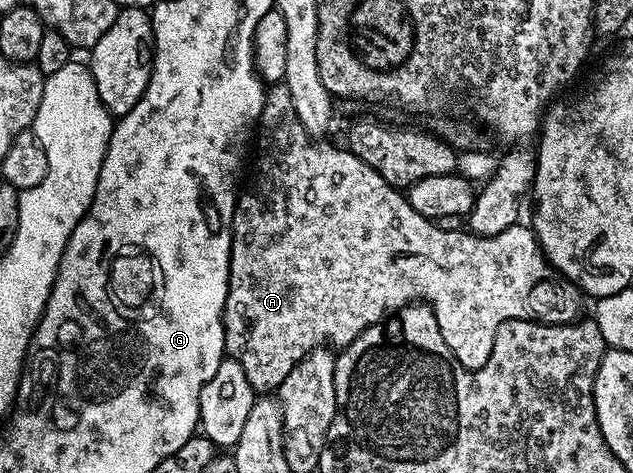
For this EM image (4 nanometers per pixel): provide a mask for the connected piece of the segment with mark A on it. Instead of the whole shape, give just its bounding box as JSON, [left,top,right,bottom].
[223,85,582,393]

